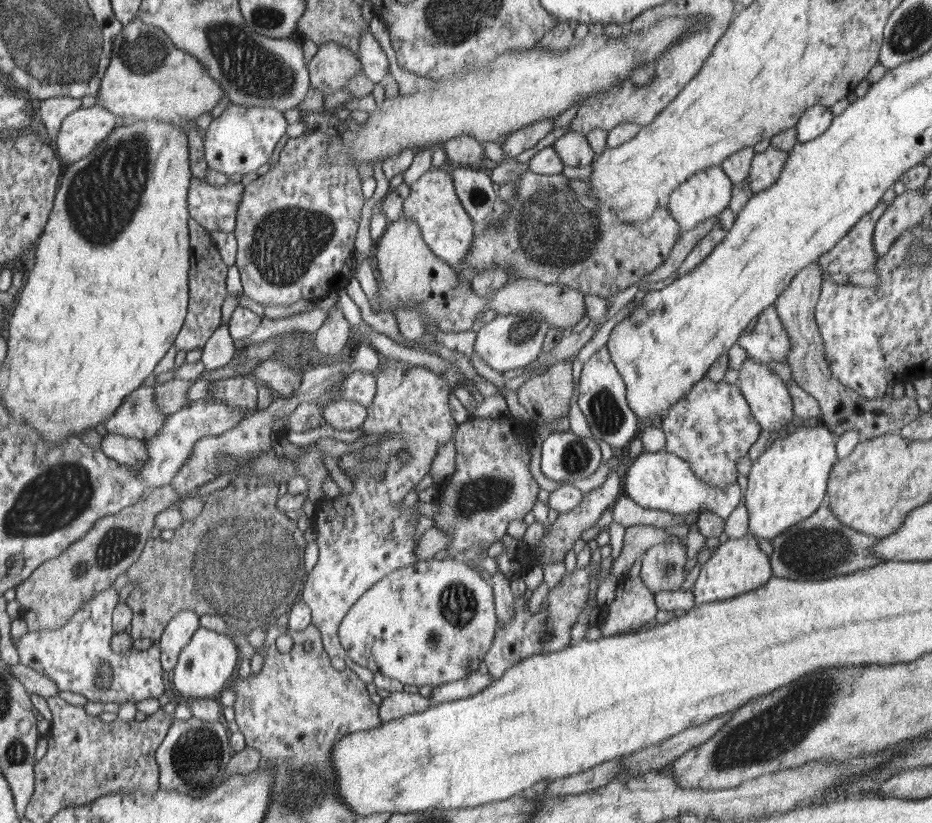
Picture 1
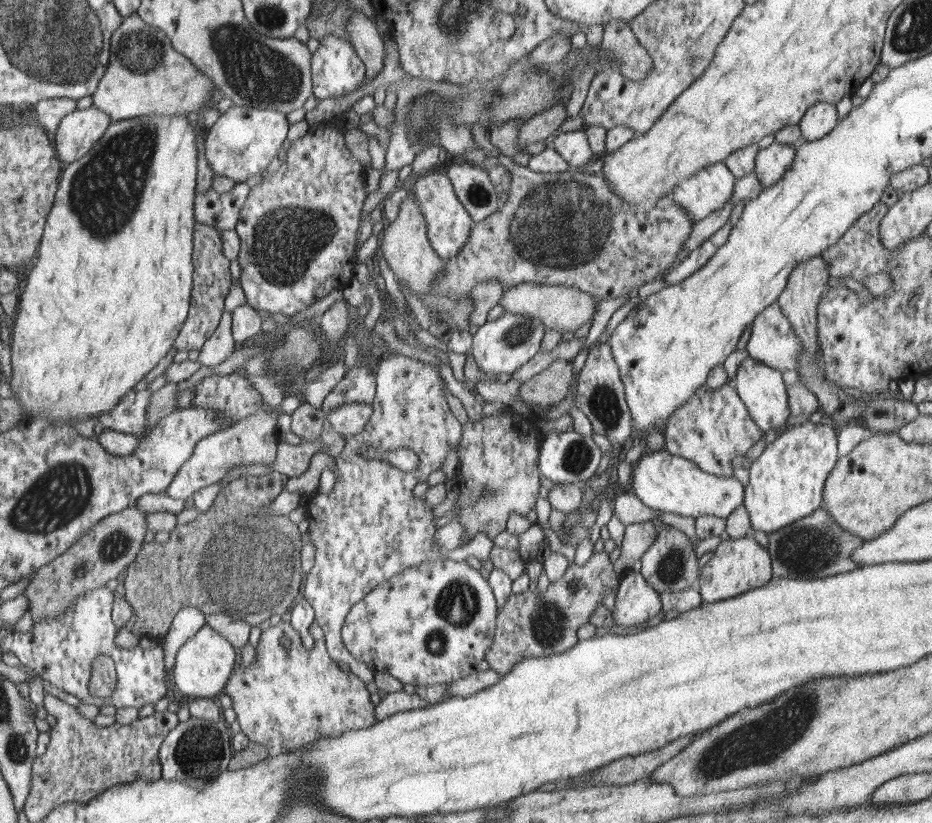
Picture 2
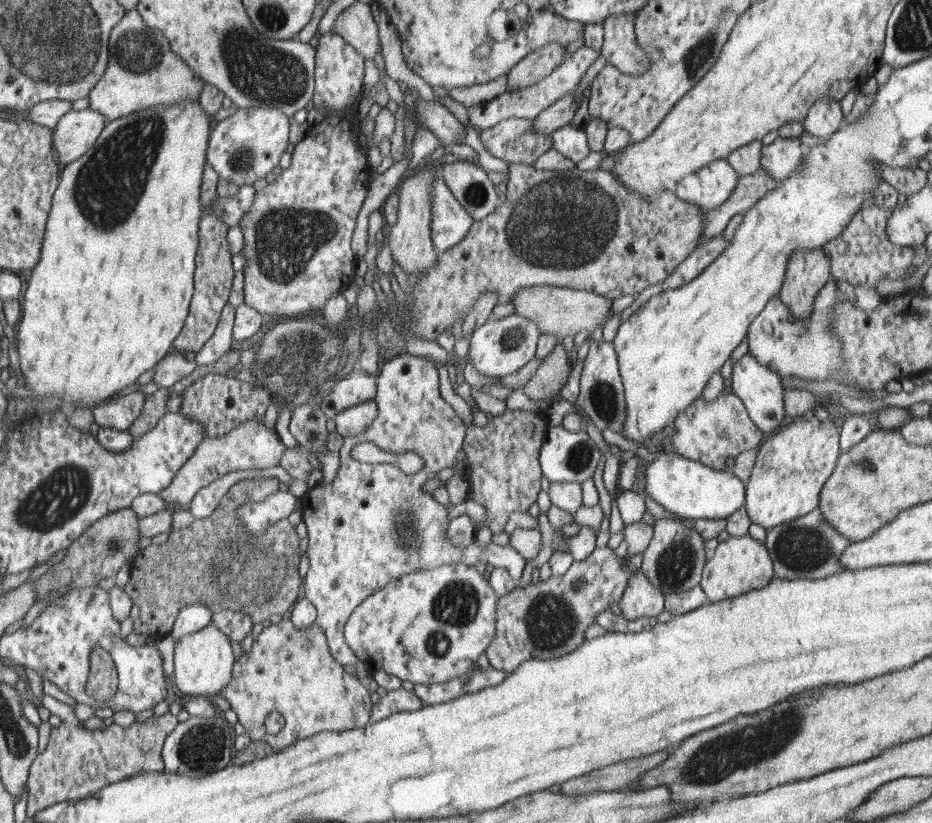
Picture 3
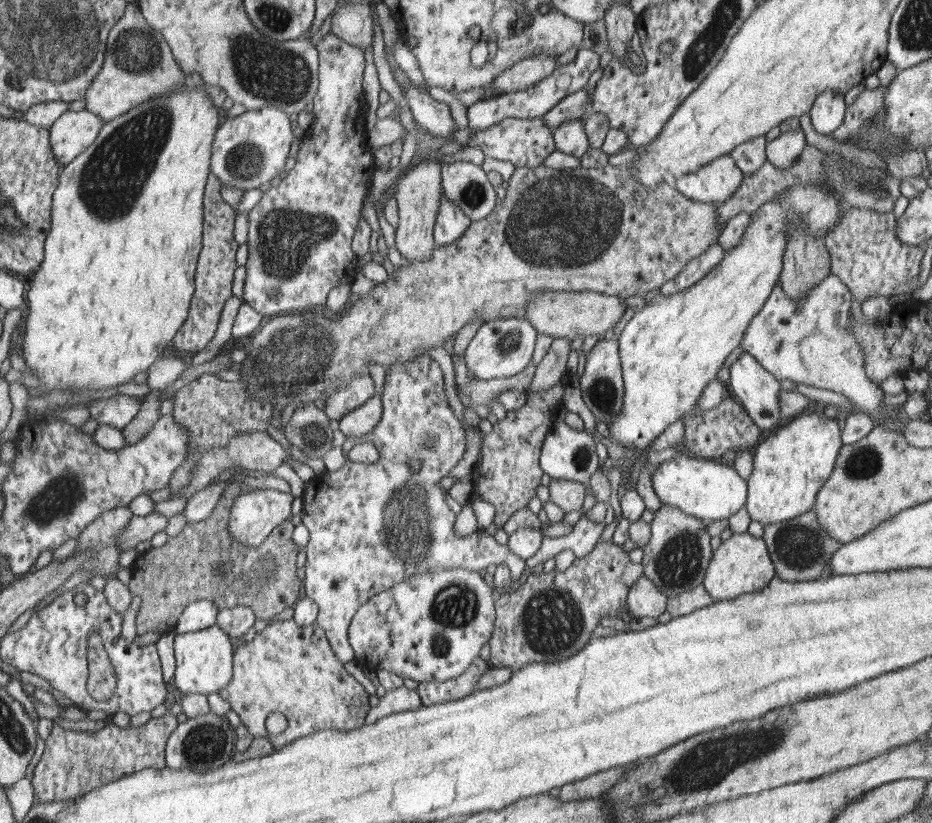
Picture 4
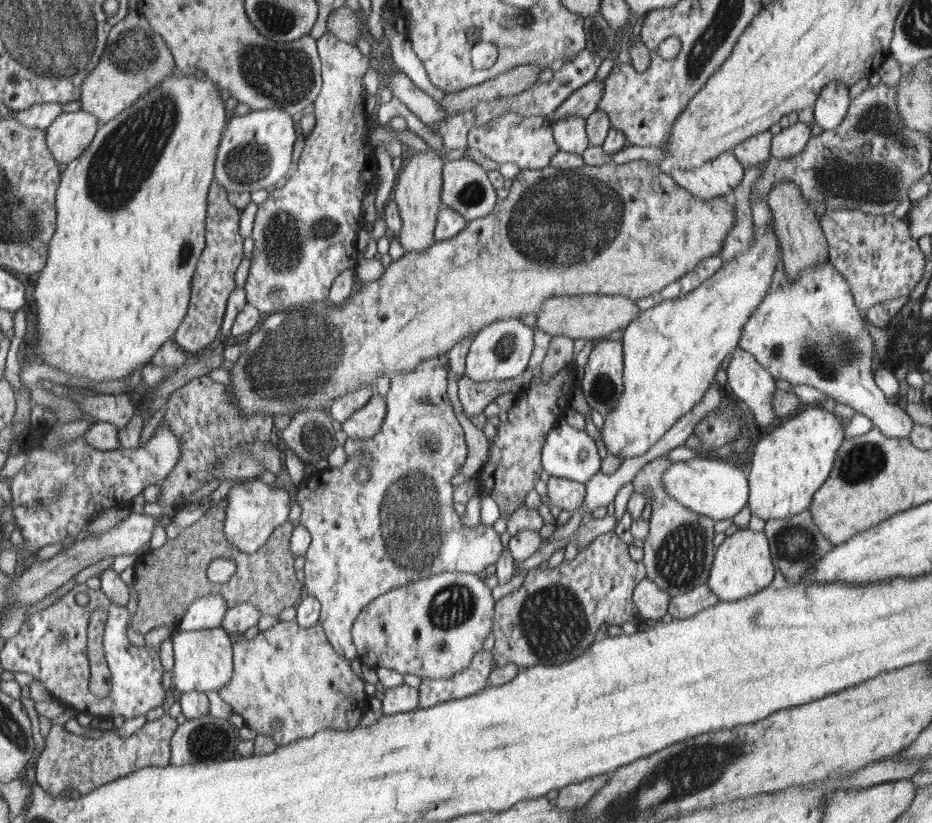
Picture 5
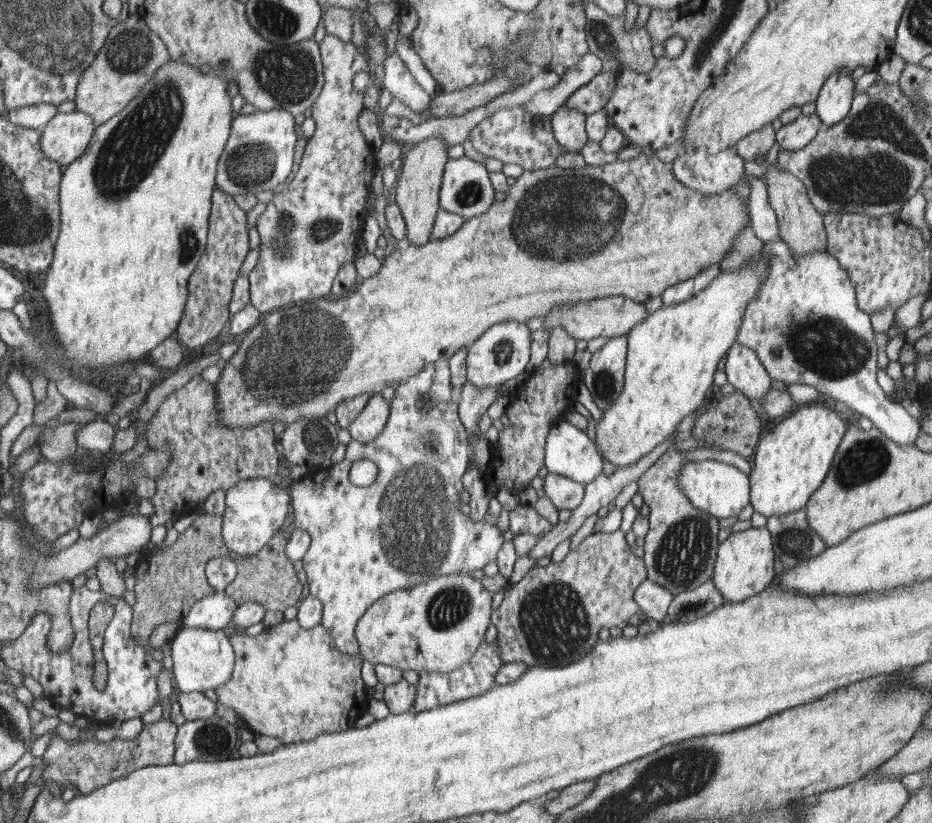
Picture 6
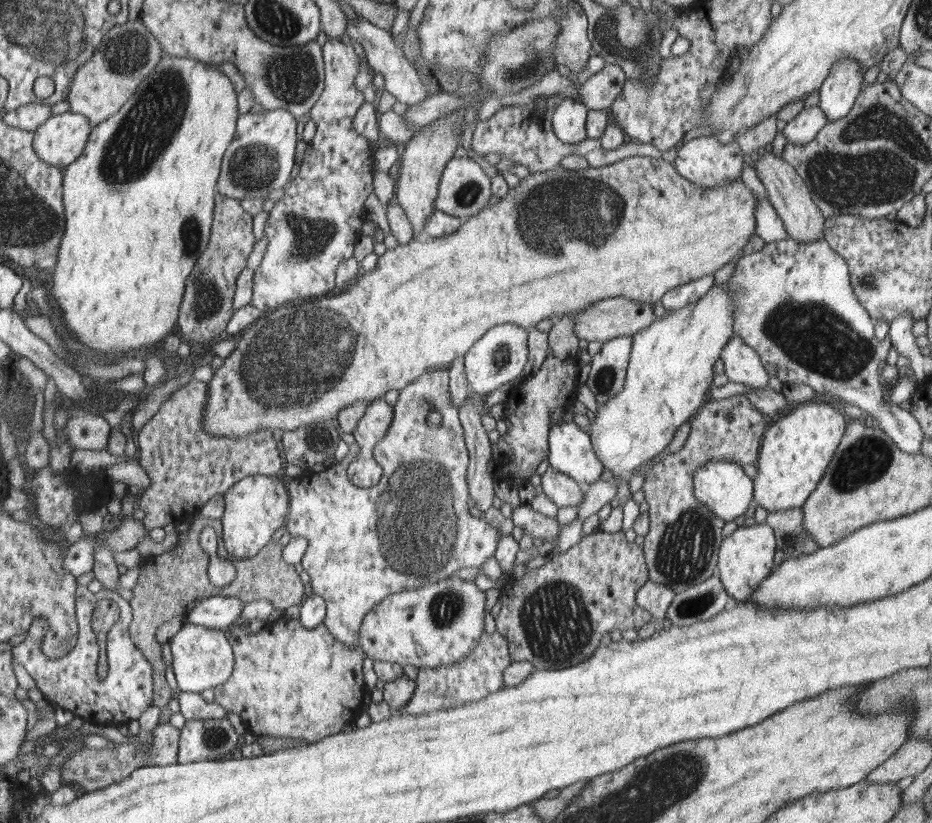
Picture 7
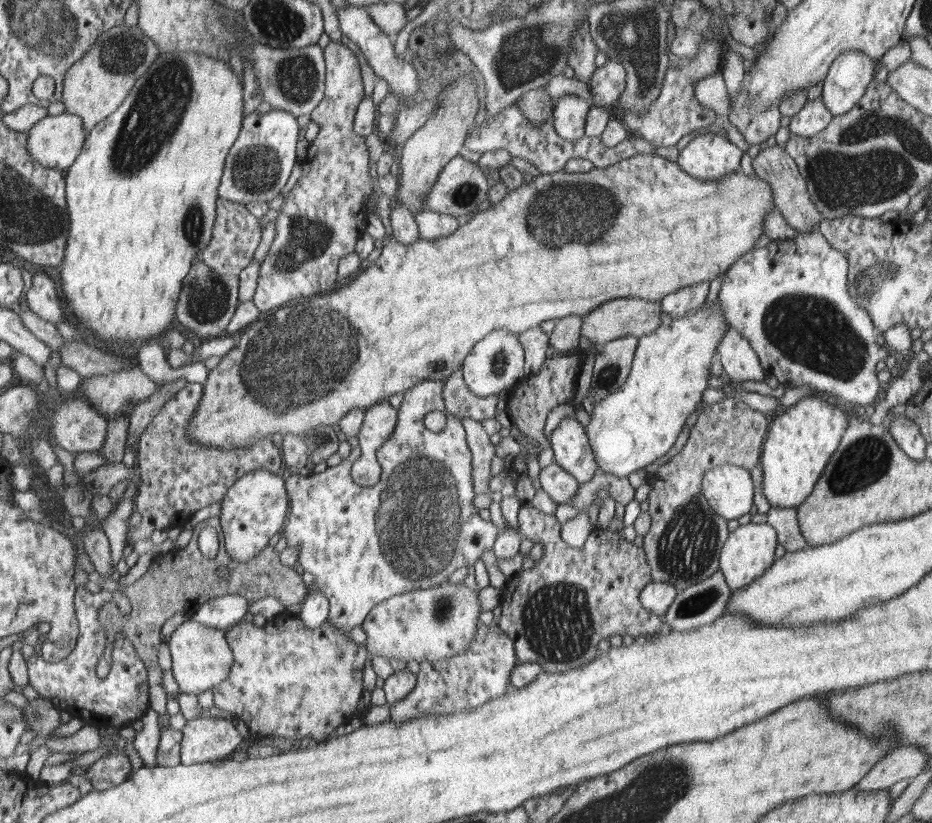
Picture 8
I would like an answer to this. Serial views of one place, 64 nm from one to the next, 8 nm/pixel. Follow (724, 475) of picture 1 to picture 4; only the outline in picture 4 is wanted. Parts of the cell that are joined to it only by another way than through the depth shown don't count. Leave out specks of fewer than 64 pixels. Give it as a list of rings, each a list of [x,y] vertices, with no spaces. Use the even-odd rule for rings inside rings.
[[[727,393],[720,404],[706,411],[696,411],[696,407],[685,413],[682,418],[684,422],[684,437],[682,437],[682,448],[690,452],[692,456],[704,460],[718,460],[724,456],[728,450],[735,453],[746,451],[746,448],[752,448],[758,444],[762,430],[758,428],[757,423],[750,418],[745,408],[732,395]]]

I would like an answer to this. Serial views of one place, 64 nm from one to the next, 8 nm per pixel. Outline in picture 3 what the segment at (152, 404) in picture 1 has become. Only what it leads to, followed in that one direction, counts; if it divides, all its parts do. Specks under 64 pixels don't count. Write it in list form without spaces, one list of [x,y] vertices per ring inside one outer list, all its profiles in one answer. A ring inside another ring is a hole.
[[[136,391],[125,397],[110,398],[106,402],[100,402],[92,410],[94,420],[100,427],[126,431],[142,414],[146,397],[145,393]]]

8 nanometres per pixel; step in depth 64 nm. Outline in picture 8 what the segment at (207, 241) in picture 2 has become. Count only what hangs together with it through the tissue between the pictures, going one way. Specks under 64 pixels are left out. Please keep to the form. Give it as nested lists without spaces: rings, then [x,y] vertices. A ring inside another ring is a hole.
[[[217,198],[217,218],[213,226],[212,241],[209,246],[197,254],[193,262],[193,268],[182,286],[181,302],[178,302],[177,318],[178,322],[192,332],[194,336],[201,336],[204,339],[218,338],[220,334],[226,334],[229,330],[230,322],[237,314],[239,307],[243,304],[238,302],[240,296],[240,274],[244,268],[250,266],[253,254],[261,242],[261,225],[259,218],[250,213],[250,206],[242,202],[232,202],[228,199]]]

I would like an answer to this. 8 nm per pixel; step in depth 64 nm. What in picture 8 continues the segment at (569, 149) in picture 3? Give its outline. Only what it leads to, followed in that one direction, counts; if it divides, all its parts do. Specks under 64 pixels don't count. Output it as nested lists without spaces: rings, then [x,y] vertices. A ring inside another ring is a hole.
[[[574,94],[560,97],[553,106],[553,126],[564,140],[578,140],[585,134],[585,122],[592,104]]]

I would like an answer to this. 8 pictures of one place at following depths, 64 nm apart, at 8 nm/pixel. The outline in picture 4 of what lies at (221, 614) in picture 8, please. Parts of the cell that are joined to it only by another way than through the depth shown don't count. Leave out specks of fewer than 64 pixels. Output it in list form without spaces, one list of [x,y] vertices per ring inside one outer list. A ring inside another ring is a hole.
[[[204,598],[198,602],[191,602],[178,617],[174,632],[180,635],[214,626],[220,610],[221,608],[213,599]]]

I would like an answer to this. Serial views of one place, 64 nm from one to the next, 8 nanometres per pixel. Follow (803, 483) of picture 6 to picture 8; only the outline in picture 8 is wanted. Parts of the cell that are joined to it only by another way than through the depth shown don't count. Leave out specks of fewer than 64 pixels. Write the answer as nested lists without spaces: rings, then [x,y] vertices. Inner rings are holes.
[[[813,393],[775,415],[760,461],[763,480],[761,488],[771,507],[794,508],[808,498],[840,444],[849,416]]]

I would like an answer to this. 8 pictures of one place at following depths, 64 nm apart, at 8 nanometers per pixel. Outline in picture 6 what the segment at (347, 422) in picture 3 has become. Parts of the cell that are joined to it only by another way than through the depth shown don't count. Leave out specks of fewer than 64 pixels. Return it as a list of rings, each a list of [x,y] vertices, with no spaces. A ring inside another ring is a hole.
[[[372,394],[362,412],[348,425],[348,432],[354,440],[366,445],[382,433],[389,416],[389,401],[382,398],[381,394]]]

